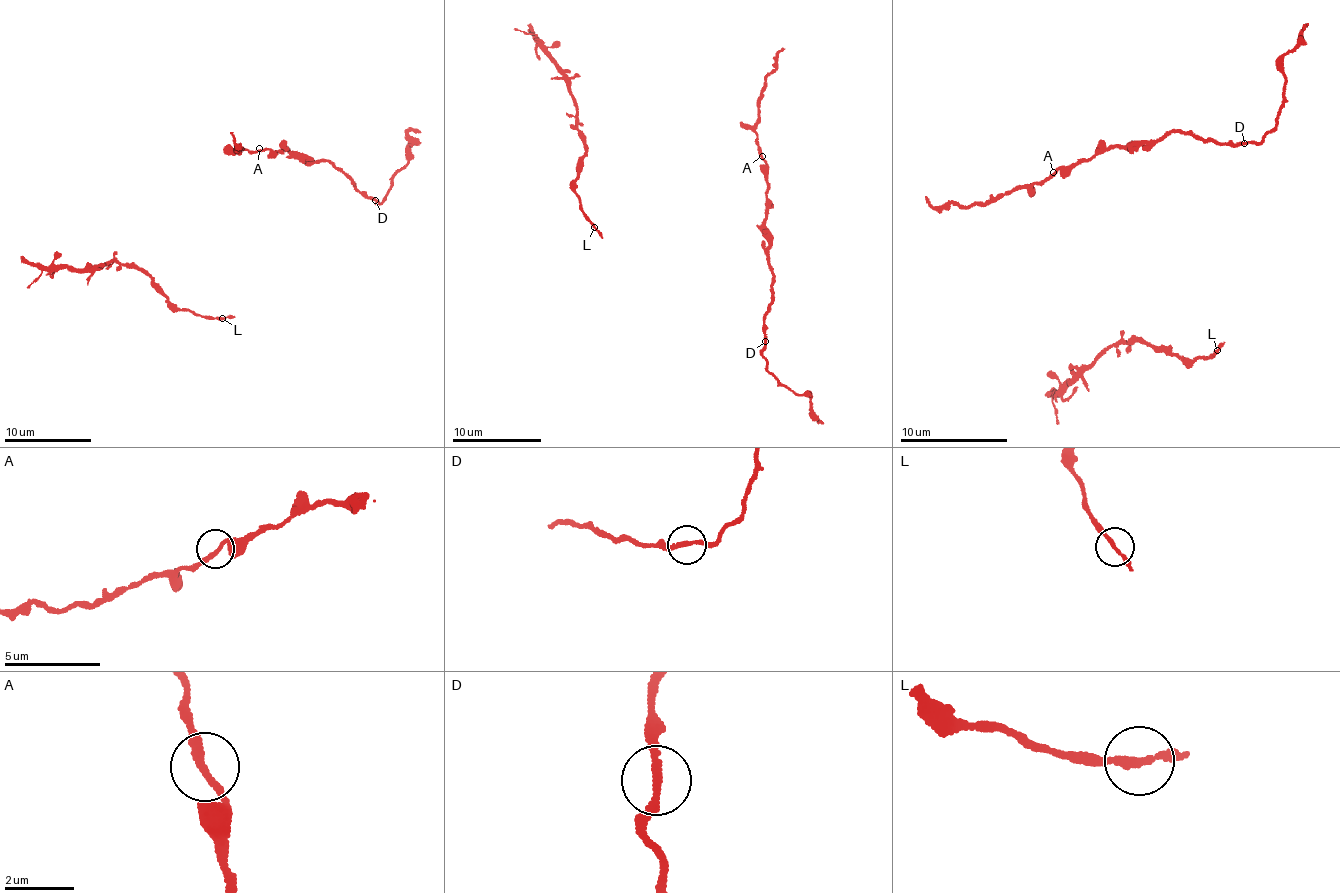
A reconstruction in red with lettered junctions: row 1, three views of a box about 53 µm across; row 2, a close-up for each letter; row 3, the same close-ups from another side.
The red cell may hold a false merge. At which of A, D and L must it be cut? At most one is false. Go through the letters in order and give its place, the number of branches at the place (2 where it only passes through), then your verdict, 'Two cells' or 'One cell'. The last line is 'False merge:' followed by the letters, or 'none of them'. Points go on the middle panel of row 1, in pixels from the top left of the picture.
A: Place: (762, 156). Branches: 2. One cell
D: Place: (765, 341). Branches: 2. Two cells
L: Place: (594, 227). Branches: 2. One cell
False merge: D

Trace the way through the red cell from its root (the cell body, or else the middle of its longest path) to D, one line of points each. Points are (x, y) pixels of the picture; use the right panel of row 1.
D: (1049, 175), (1112, 148), (1155, 144), (1180, 129), (1221, 144), (1245, 143)

